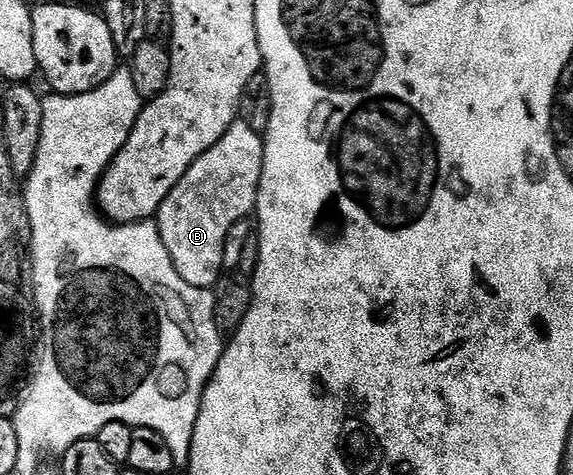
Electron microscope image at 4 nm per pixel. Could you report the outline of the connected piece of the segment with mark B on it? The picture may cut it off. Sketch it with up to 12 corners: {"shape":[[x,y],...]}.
{"shape":[[236,121],[159,206],[189,285],[214,288],[255,211],[264,136]]}

